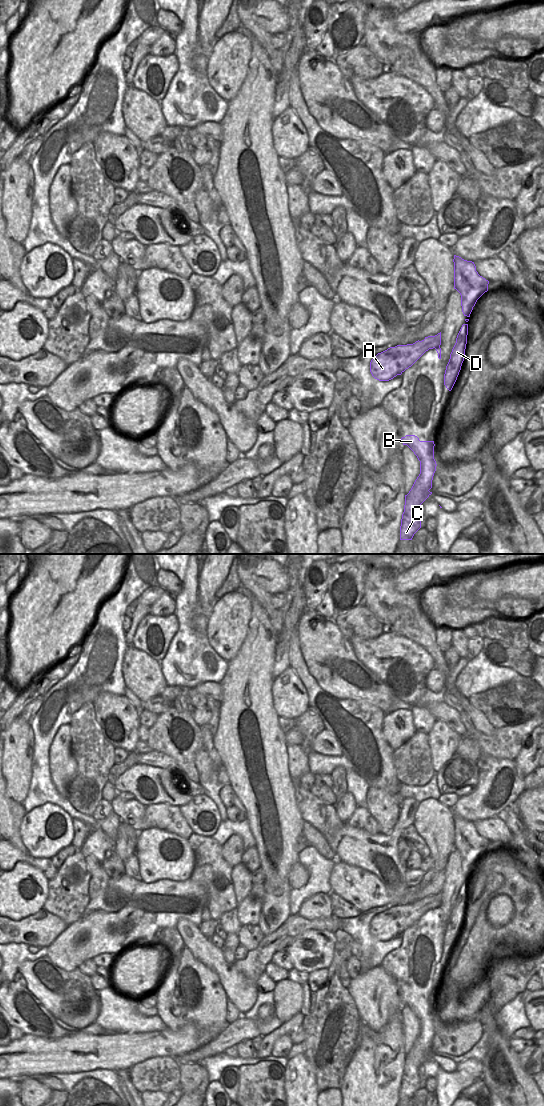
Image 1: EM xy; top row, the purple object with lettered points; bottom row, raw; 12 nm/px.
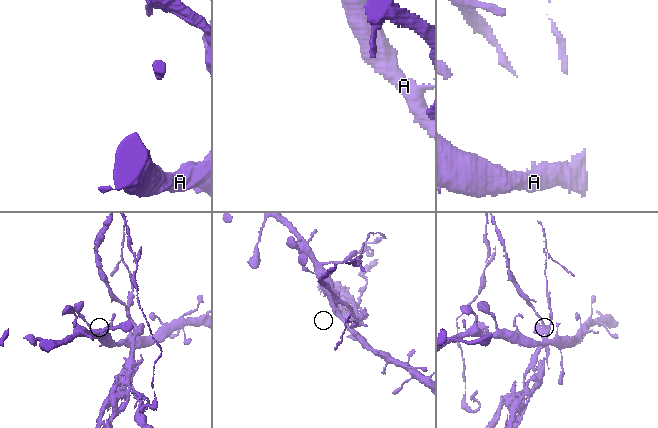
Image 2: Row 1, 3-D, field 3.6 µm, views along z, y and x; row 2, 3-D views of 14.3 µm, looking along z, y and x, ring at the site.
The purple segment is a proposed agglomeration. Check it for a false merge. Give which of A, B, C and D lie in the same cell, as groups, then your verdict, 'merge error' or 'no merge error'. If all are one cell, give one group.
groups A / B C D; merge error

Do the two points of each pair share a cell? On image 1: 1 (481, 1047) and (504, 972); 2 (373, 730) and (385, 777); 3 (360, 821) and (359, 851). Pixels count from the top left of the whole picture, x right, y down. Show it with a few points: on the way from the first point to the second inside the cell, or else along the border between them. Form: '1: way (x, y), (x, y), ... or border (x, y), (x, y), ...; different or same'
1: border (483, 1031), (487, 1034), (487, 1052), (485, 1056); different
2: way (377, 742), (382, 765); same
3: border (346, 822), (350, 826), (363, 828); different

